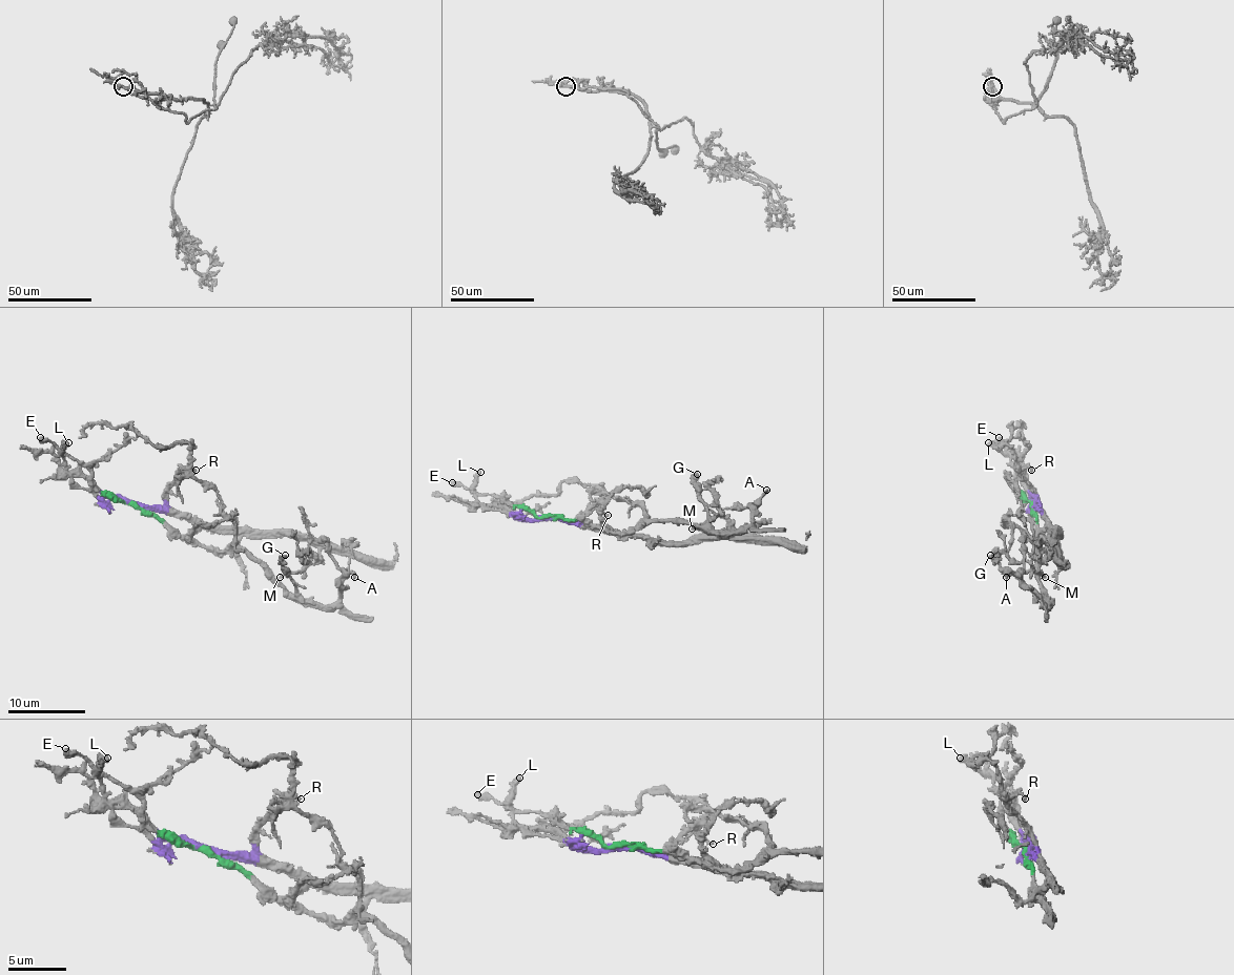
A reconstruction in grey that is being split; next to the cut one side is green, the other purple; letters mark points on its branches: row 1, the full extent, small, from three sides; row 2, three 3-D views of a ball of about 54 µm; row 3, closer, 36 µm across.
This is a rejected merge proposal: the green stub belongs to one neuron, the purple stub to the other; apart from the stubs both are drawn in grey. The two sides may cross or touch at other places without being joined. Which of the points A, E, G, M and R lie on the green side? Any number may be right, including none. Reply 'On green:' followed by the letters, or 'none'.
On green: A, E, G

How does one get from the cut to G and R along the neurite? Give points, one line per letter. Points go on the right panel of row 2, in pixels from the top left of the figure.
G: (1034, 502), (1036, 523), (1048, 546), (1037, 551), (1037, 583), (1042, 594), (1037, 597), (989, 555)
R: (1034, 502), (1037, 506), (1036, 489), (1021, 473), (1026, 468), (1032, 470)

